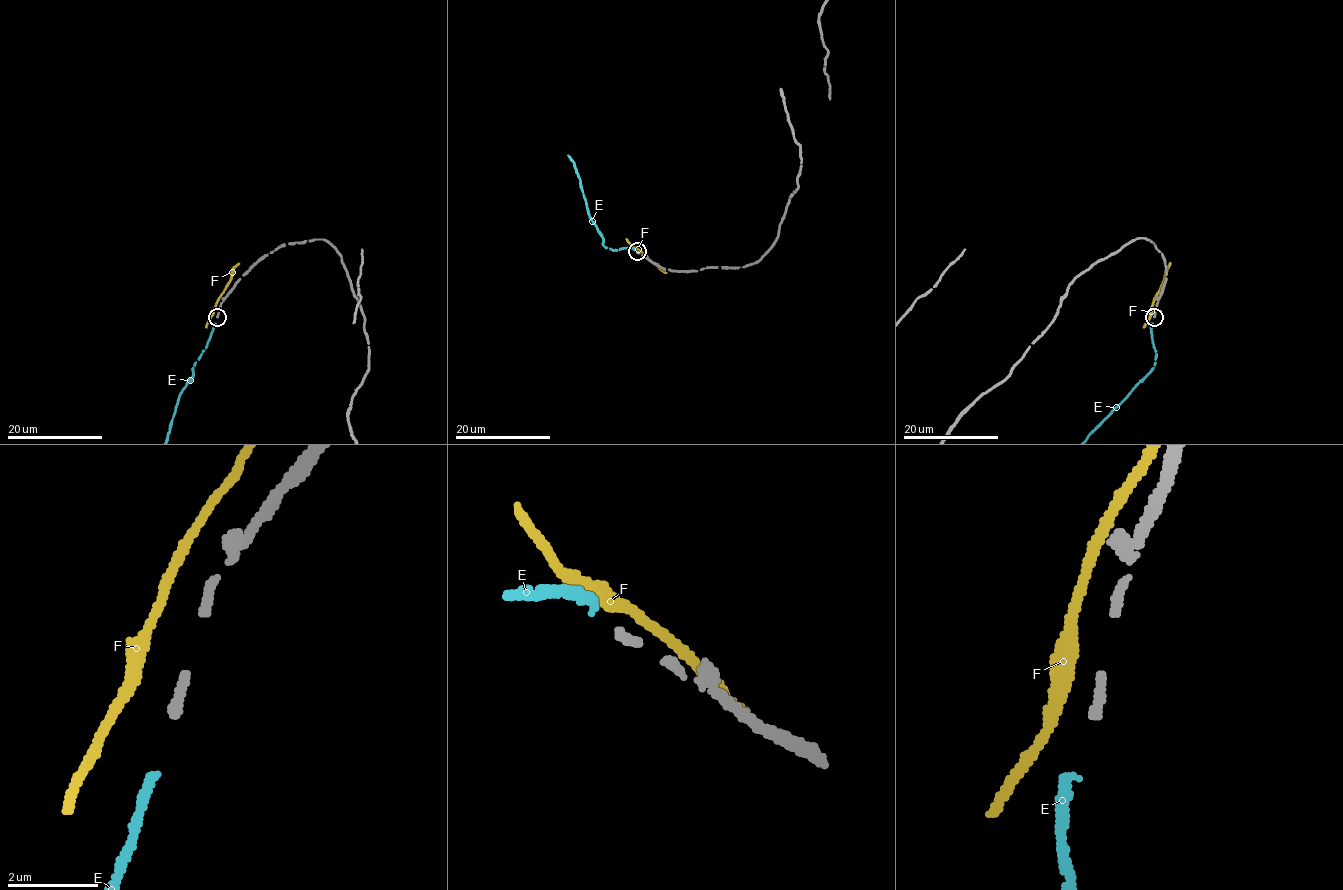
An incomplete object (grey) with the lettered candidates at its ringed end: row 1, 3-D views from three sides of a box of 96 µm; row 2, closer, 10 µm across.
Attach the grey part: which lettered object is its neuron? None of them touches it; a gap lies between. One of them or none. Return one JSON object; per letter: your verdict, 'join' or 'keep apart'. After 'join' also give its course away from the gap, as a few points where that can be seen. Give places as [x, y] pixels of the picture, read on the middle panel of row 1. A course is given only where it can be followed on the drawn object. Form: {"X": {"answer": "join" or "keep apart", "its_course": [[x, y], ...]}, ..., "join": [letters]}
{"E": {"answer": "join"}, "F": {"answer": "keep apart"}, "join": ["E"]}

